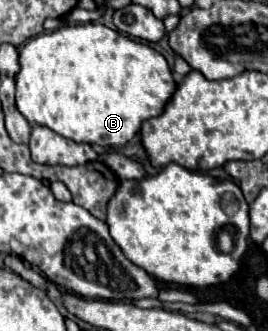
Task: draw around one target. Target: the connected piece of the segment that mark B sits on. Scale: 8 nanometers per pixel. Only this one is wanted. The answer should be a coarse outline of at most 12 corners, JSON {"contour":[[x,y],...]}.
{"contour":[[66,25],[20,49],[16,107],[124,145],[176,83],[148,43]]}

